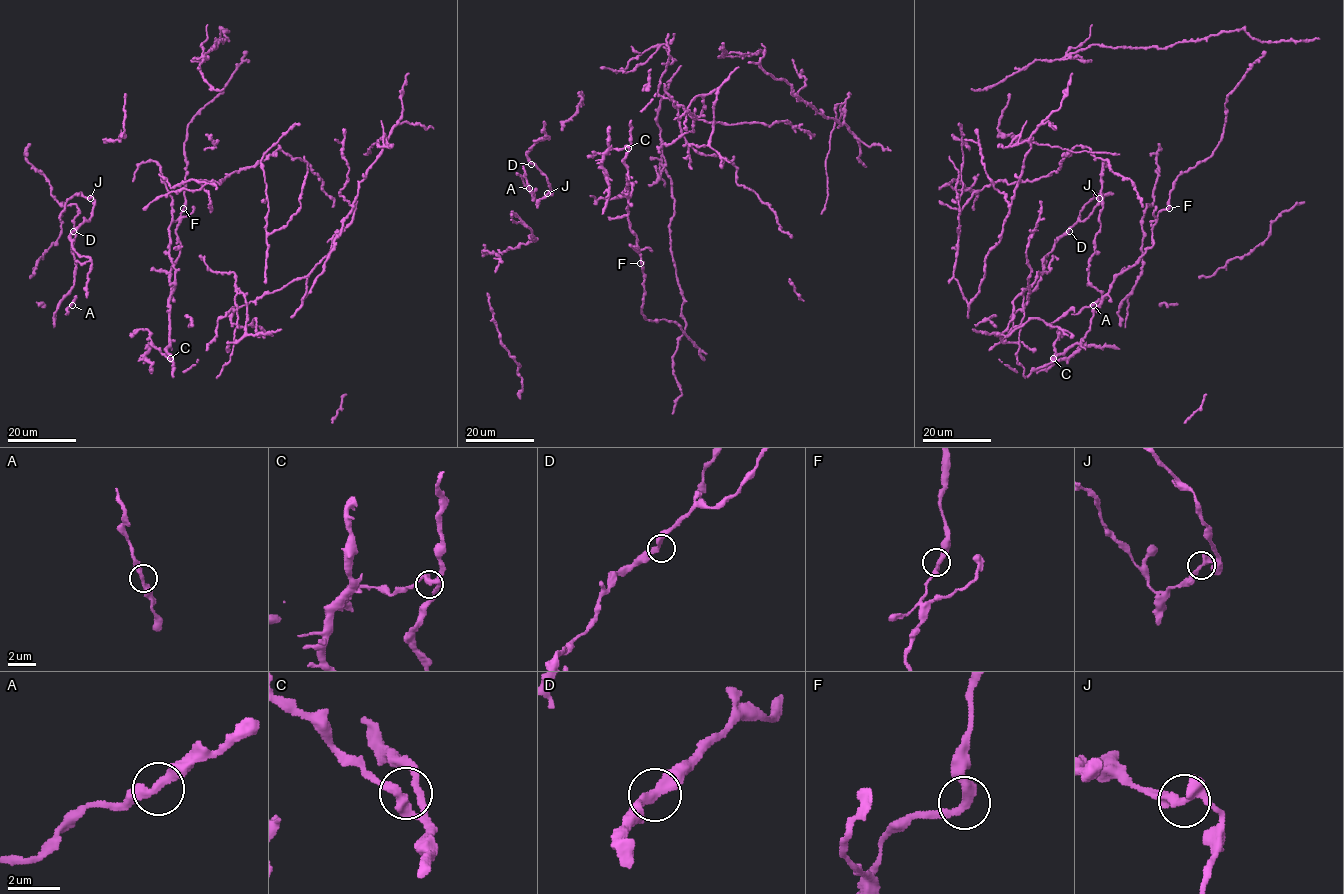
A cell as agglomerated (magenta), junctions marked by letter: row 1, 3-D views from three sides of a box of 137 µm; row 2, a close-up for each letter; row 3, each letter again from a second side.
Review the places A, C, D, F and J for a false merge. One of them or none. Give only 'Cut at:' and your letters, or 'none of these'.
Cut at: J

